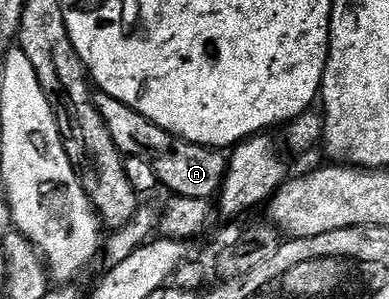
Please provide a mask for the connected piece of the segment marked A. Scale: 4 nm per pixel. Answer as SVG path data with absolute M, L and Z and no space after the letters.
M103 91L95 94L94 104L100 109L100 117L104 117L104 125L108 125L108 133L112 133L112 141L116 141L116 149L120 149L123 157L140 157L148 161L159 184L167 187L171 196L213 200L221 191L228 159L219 148L201 147L198 143L179 139Z

